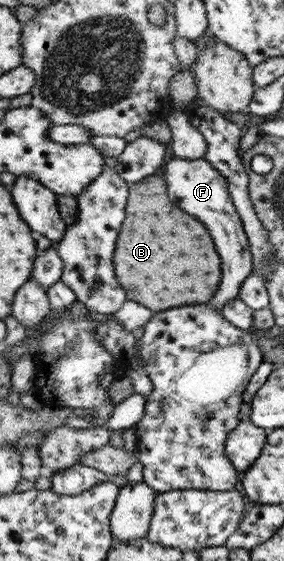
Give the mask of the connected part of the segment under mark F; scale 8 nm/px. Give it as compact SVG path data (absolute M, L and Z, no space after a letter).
M207 158L171 159L165 164L163 178L168 185L168 194L177 198L177 206L181 210L189 210L195 218L201 218L209 230L213 230L213 238L217 238L217 250L221 250L221 262L225 262L225 278L221 280L221 290L217 290L217 298L211 300L211 307L218 311L229 301L240 296L244 282L253 272L251 244L247 232L244 231L243 220L232 201L228 189L228 179L221 176L220 171Z

